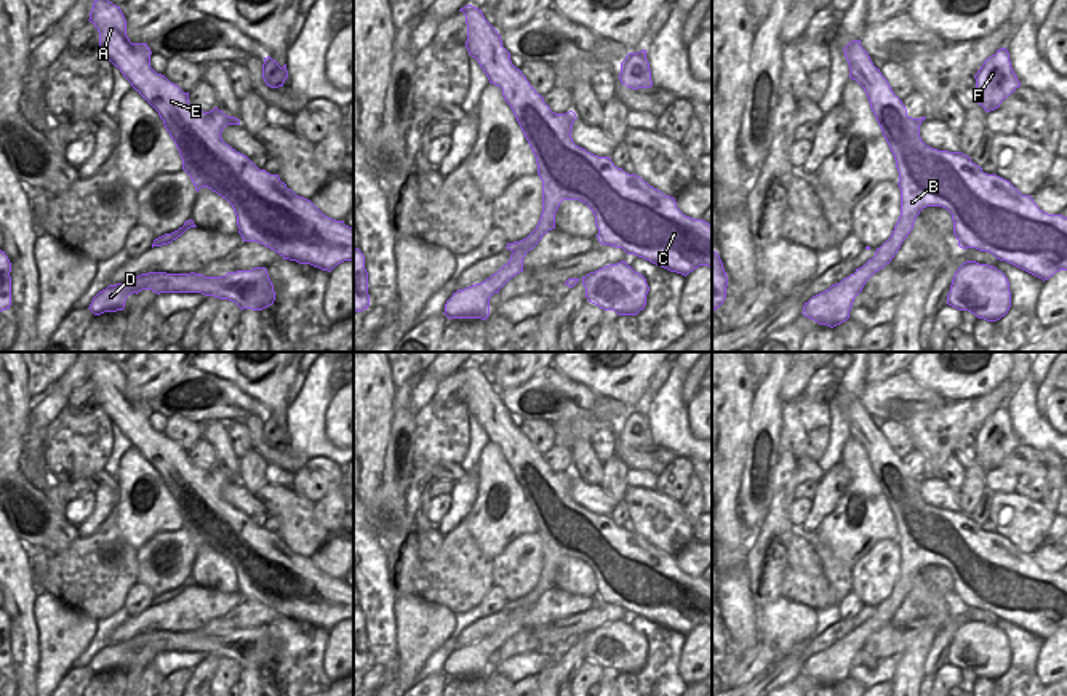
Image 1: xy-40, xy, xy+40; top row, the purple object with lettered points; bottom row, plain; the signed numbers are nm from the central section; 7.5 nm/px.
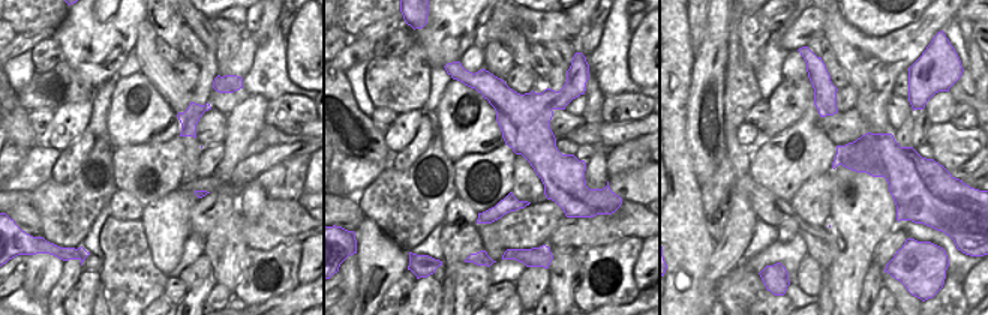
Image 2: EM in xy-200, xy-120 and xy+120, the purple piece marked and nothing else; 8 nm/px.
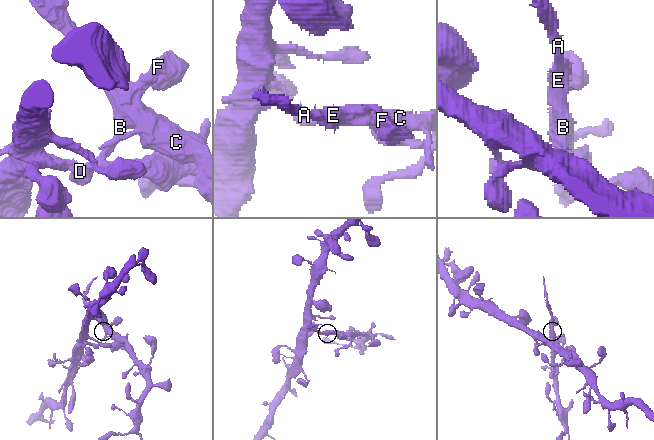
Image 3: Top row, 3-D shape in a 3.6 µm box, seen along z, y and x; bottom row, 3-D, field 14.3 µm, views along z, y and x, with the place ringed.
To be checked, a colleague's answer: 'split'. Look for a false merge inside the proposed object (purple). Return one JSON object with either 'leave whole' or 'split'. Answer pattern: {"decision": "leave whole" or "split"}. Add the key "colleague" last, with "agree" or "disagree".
{"decision": "split", "colleague": "agree"}

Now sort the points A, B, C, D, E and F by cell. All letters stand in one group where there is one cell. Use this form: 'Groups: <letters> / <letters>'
Groups: A B C E F / D

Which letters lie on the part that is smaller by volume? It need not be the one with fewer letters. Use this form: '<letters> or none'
A, B, C, E, F

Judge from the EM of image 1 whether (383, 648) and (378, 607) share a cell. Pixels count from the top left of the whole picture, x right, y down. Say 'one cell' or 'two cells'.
one cell

